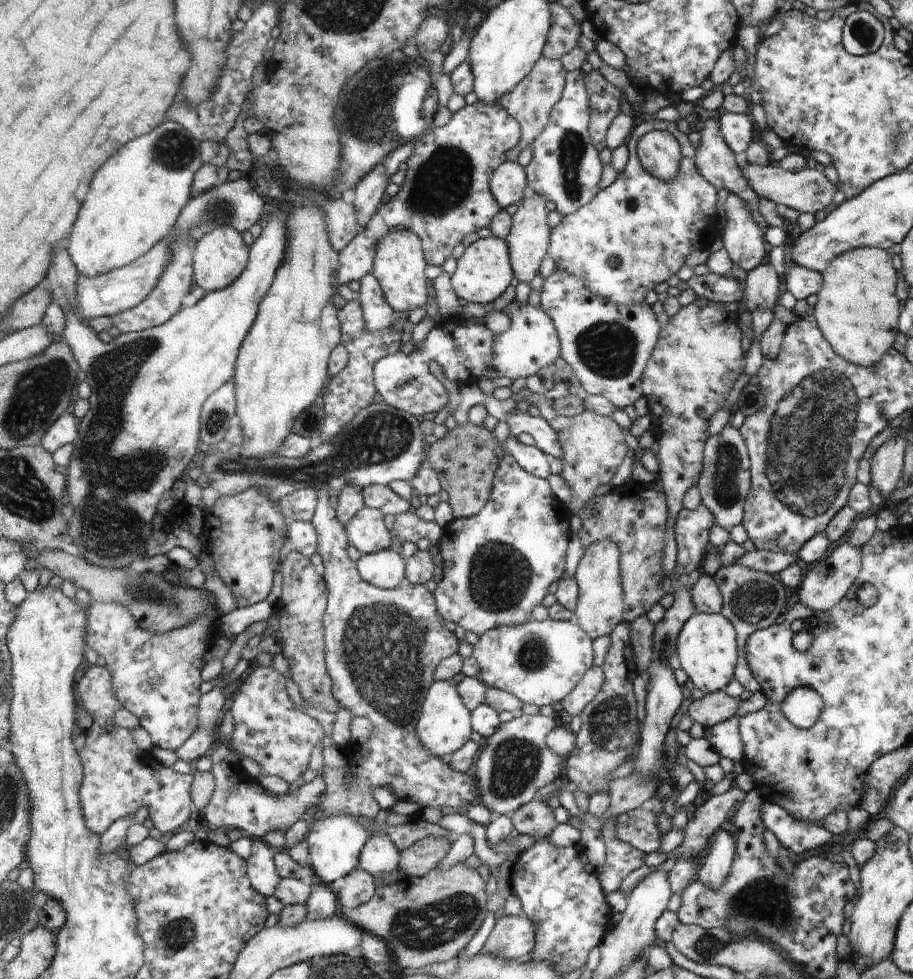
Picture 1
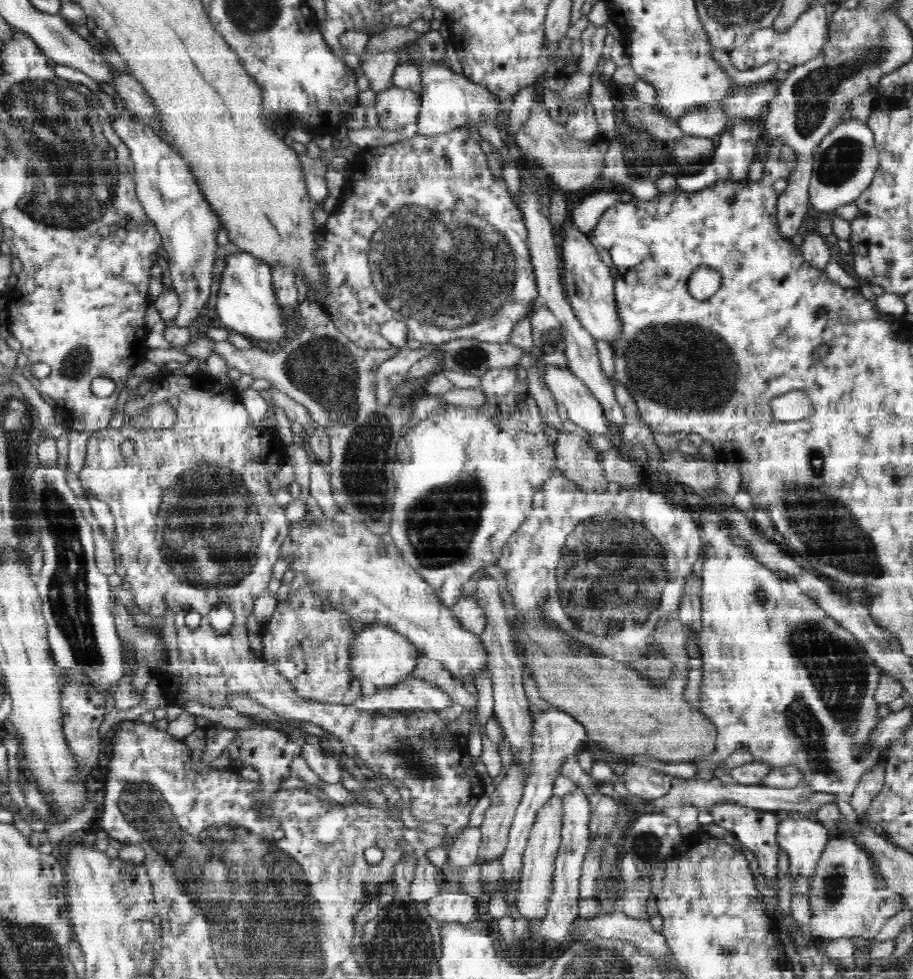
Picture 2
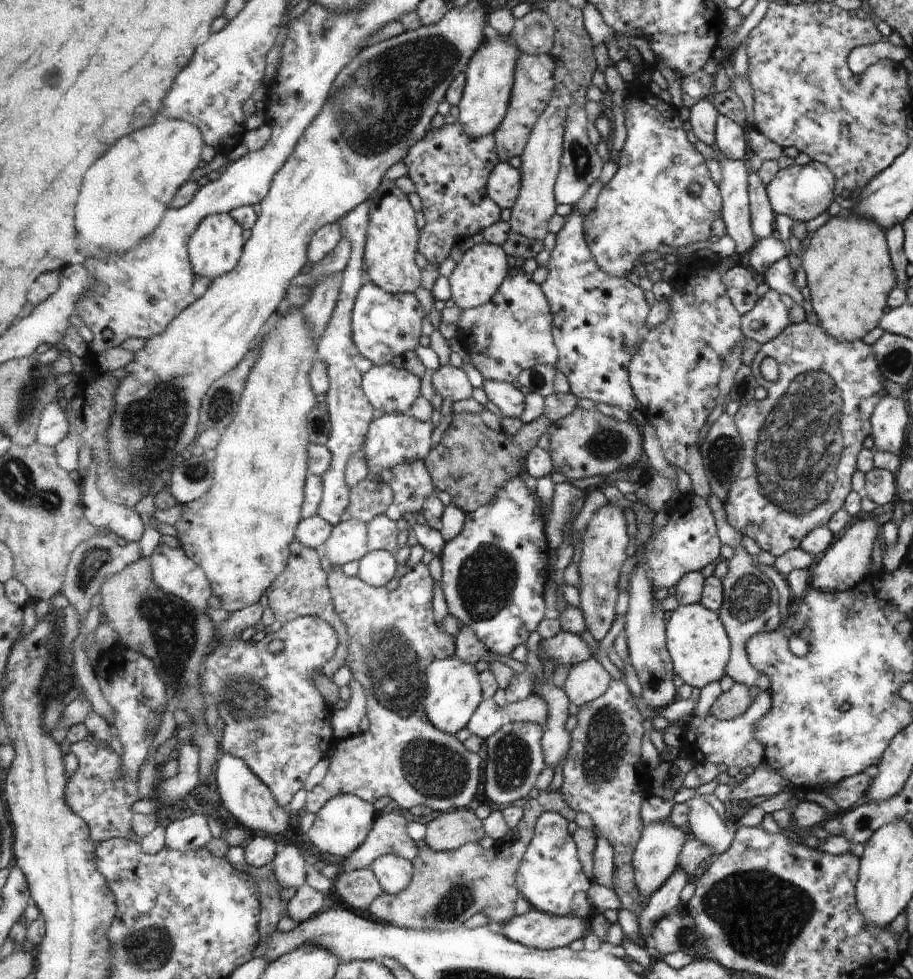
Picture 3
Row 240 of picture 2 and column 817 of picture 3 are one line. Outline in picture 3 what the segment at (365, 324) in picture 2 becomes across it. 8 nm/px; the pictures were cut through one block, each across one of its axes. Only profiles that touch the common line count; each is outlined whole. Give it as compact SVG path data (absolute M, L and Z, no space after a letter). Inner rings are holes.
M809 322L787 324L779 336L763 344L753 358L751 372L757 386L767 390L767 396L761 402L751 400L749 404L739 406L733 416L743 442L743 462L737 480L729 488L727 500L723 502L723 510L727 522L743 538L751 538L761 550L767 550L777 558L789 550L797 550L807 534L825 528L829 518L845 506L845 498L851 492L857 454L865 448L865 440L873 436L873 410L881 398L889 396L885 392L887 378L877 370L869 344L863 344L861 340L839 342L819 324ZM765 356L771 356L777 362L779 378L775 382L767 382L757 370Z

